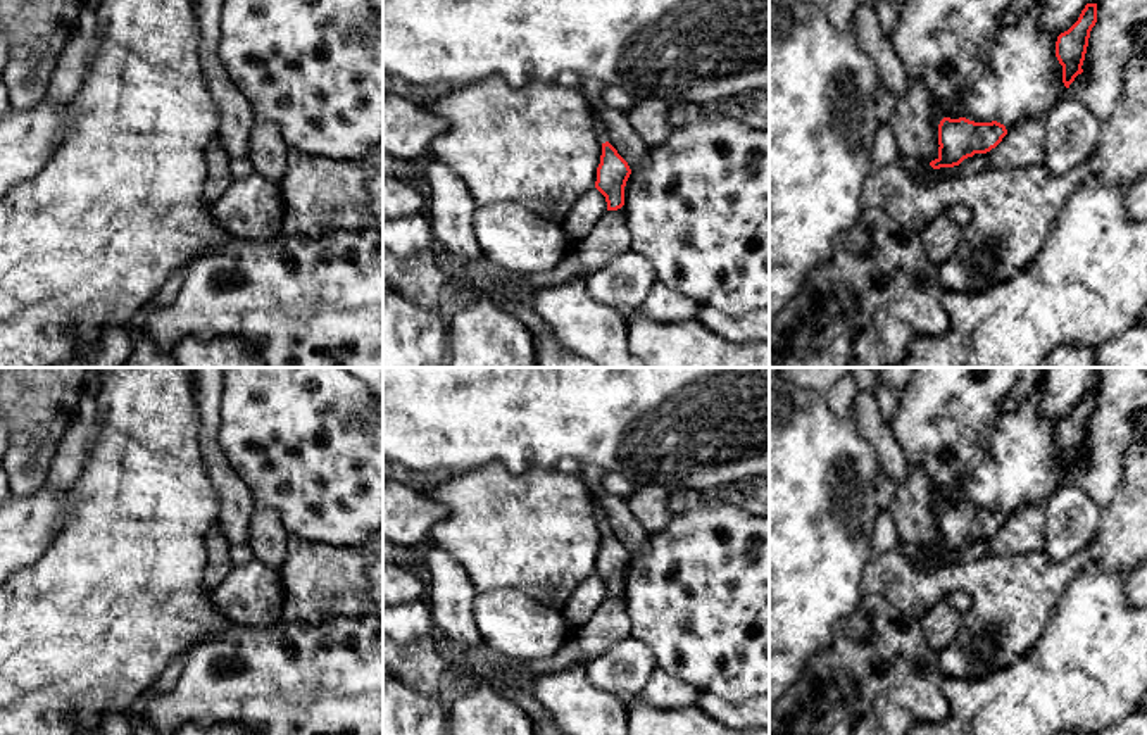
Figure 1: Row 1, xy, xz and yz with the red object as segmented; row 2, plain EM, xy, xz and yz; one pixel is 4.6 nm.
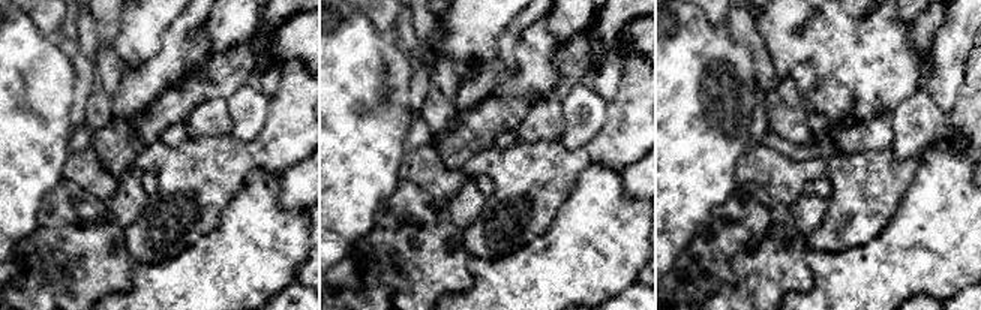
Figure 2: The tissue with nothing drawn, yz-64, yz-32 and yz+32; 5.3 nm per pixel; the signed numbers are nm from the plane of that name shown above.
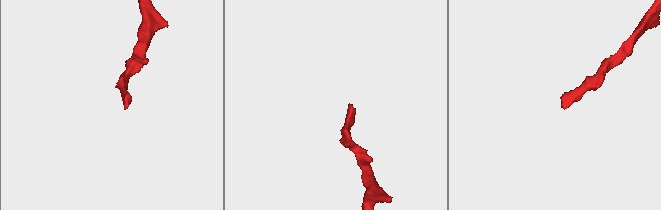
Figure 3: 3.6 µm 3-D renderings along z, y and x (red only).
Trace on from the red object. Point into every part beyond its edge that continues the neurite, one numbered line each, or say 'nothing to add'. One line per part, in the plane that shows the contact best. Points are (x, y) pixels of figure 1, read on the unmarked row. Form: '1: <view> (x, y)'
1: xz (601, 516)

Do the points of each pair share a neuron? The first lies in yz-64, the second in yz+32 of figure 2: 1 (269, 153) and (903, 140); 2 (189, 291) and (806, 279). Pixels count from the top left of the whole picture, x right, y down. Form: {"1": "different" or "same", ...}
{"1": "different", "2": "different"}

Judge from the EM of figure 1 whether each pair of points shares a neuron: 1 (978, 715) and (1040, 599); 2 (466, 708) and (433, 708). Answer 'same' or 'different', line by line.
1: different
2: different

